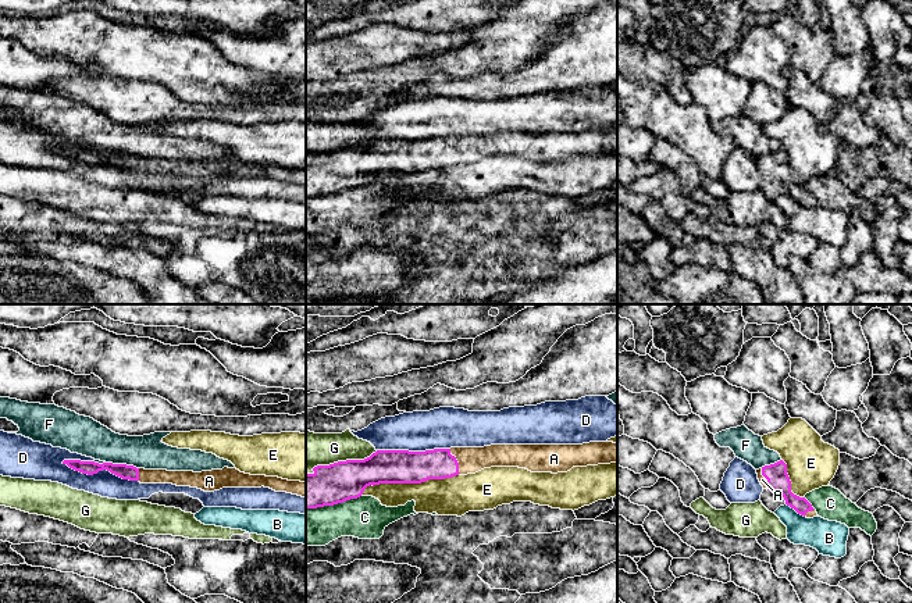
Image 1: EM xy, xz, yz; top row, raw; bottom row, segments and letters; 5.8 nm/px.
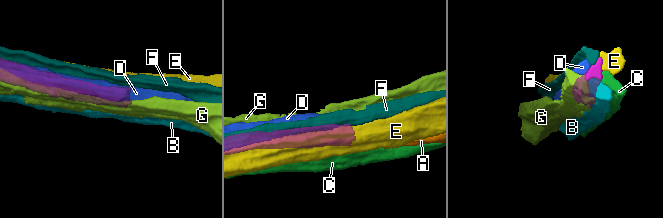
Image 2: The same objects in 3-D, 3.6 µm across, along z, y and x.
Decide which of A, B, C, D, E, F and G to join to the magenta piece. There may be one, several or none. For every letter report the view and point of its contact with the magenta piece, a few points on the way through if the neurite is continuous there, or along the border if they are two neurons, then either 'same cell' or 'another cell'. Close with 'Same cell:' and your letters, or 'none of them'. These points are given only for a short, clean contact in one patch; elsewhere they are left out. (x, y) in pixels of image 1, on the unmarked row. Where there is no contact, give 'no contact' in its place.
A: contact xz (456, 150); way xz (414, 156), (456, 150), (471, 149); same cell
B: contact yz (795, 199); another cell
C: contact xz (334, 192); another cell
D: contact xy (100, 159); another cell
E: contact xz (409, 171); another cell
F: contact xy (123, 153); another cell
G: contact xz (339, 150); another cell
Same cell: A

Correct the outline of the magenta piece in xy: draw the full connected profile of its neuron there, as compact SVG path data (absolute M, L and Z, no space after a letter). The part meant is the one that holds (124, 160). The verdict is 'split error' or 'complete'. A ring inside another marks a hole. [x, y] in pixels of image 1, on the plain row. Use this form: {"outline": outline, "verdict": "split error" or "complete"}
{"outline": "M64 149L70 157L82 163L93 164L107 158L111 163L140 172L172 172L177 175L197 176L204 181L214 181L222 176L270 176L275 181L286 181L306 186L306 171L288 170L278 165L250 164L236 157L224 156L211 160L167 160L167 158L145 158L127 153L95 151L81 149Z", "verdict": "split error"}

